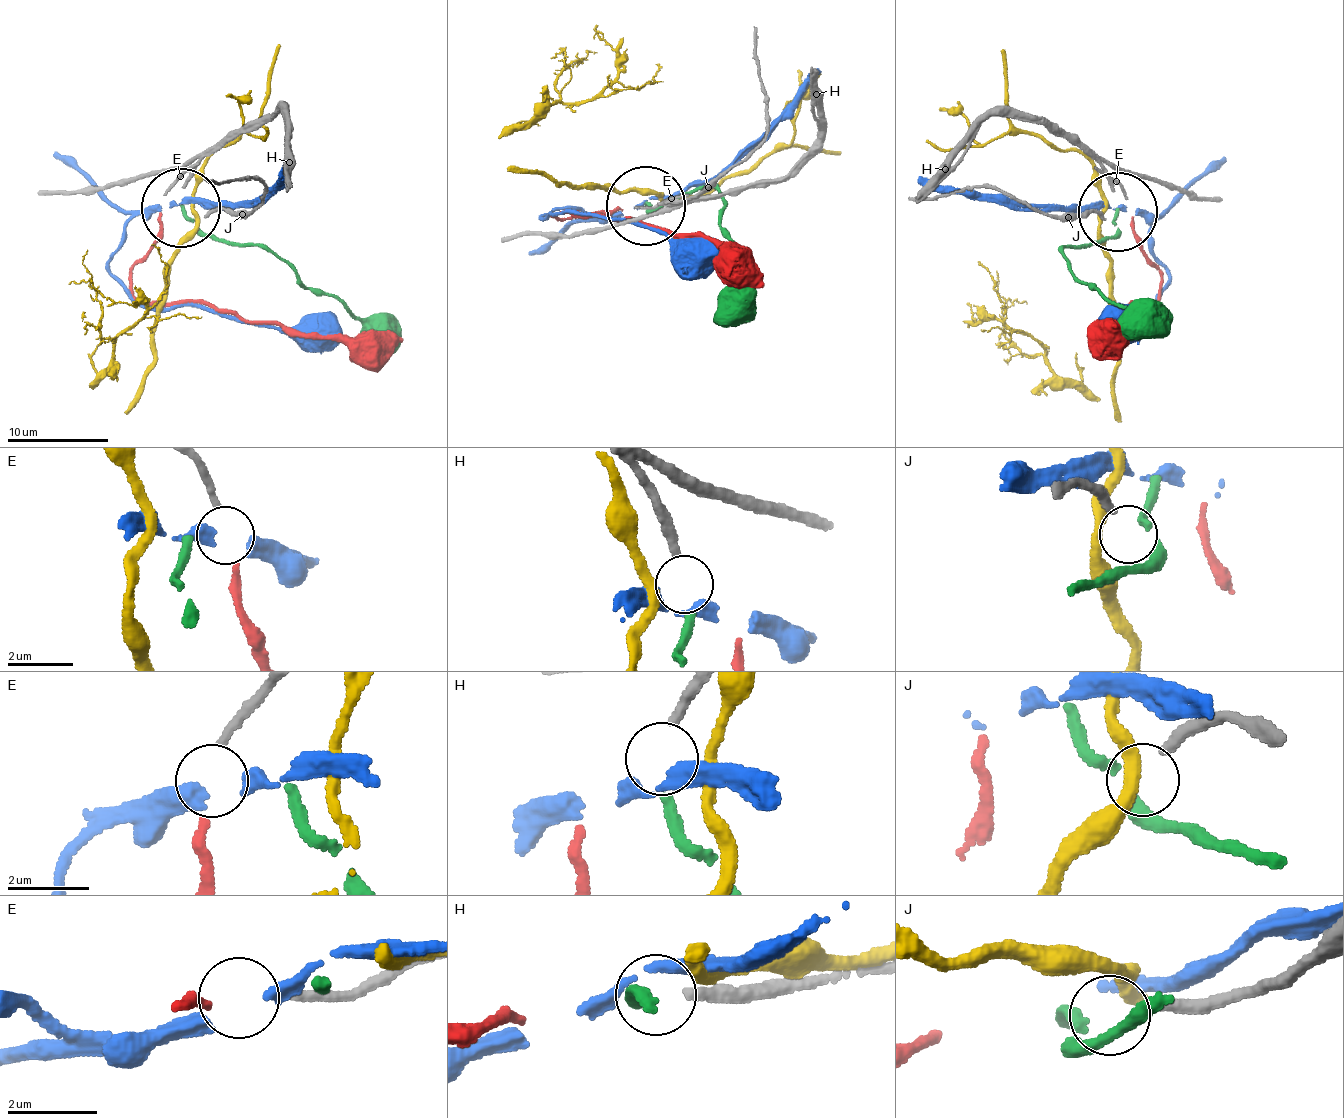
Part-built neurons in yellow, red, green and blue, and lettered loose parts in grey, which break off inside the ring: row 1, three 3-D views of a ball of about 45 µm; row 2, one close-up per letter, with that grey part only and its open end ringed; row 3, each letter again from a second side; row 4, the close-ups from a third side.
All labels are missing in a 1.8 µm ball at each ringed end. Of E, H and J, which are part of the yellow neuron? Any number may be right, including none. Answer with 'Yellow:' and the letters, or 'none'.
Yellow: none

